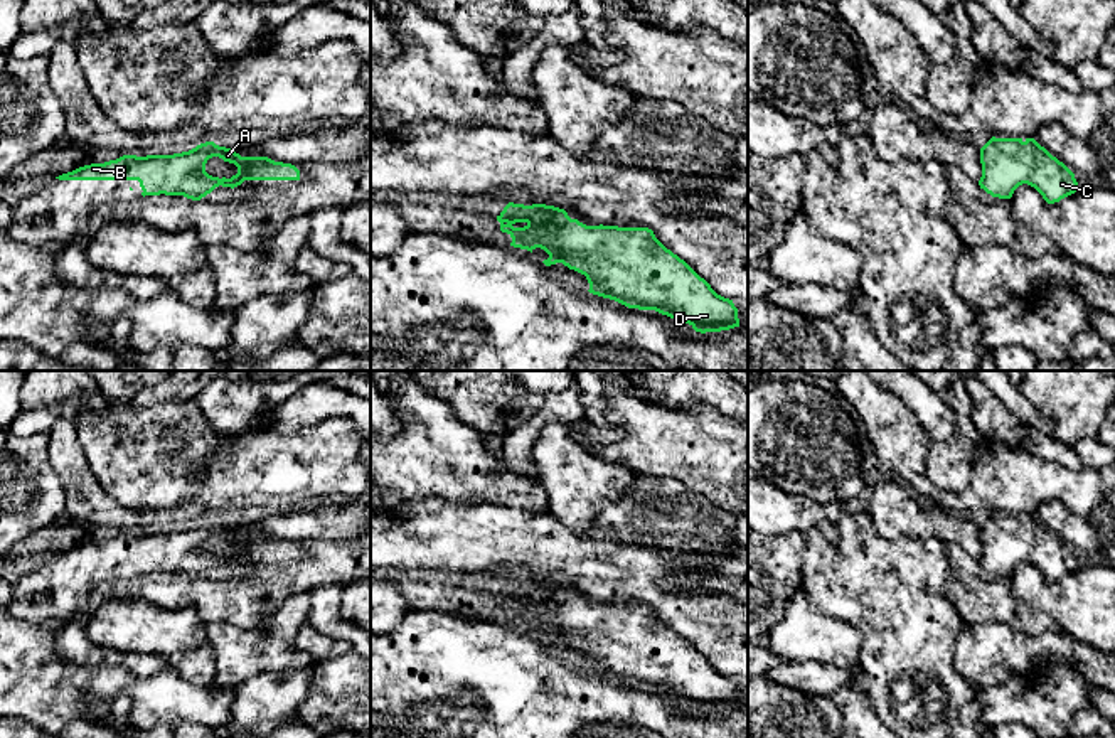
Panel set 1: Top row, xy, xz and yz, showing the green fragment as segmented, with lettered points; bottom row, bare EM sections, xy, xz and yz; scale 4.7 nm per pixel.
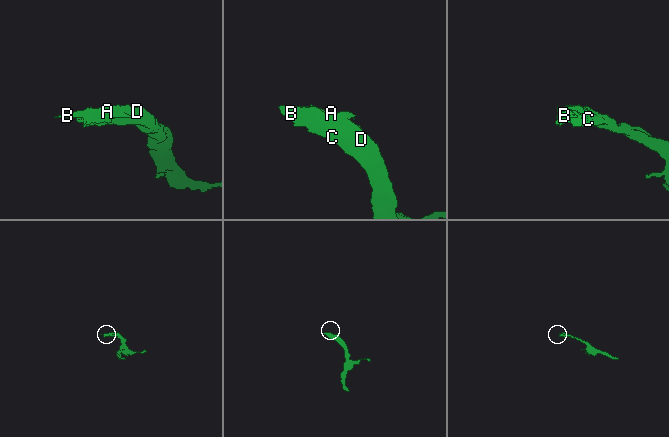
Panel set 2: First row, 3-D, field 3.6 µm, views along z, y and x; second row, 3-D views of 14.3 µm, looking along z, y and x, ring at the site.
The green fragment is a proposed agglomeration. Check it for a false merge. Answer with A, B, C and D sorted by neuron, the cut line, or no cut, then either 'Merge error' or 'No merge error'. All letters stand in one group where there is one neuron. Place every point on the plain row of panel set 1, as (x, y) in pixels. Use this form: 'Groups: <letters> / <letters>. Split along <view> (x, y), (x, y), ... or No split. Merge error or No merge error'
Groups: A B C D. No split. No merge error

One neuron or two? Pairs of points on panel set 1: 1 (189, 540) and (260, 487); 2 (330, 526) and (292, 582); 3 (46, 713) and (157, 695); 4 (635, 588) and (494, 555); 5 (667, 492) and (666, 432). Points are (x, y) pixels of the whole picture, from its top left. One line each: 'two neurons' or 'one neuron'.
1: two neurons
2: two neurons
3: one neuron
4: one neuron
5: two neurons

